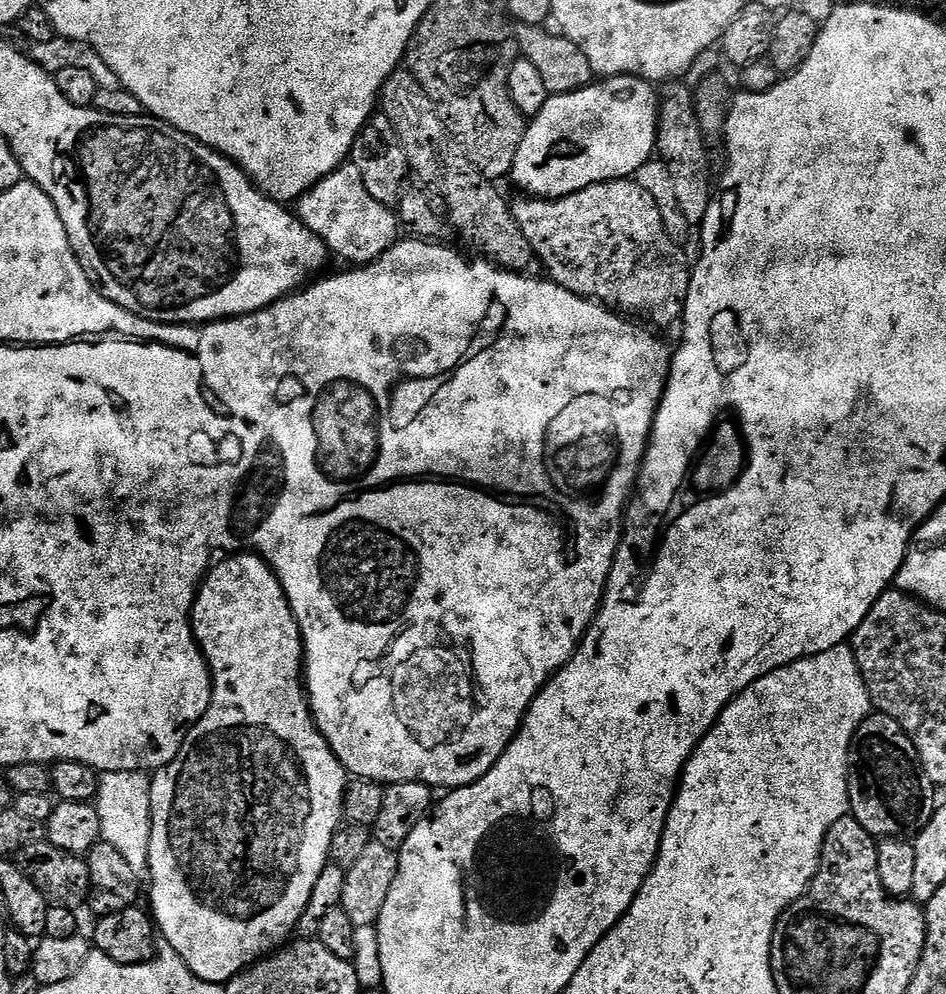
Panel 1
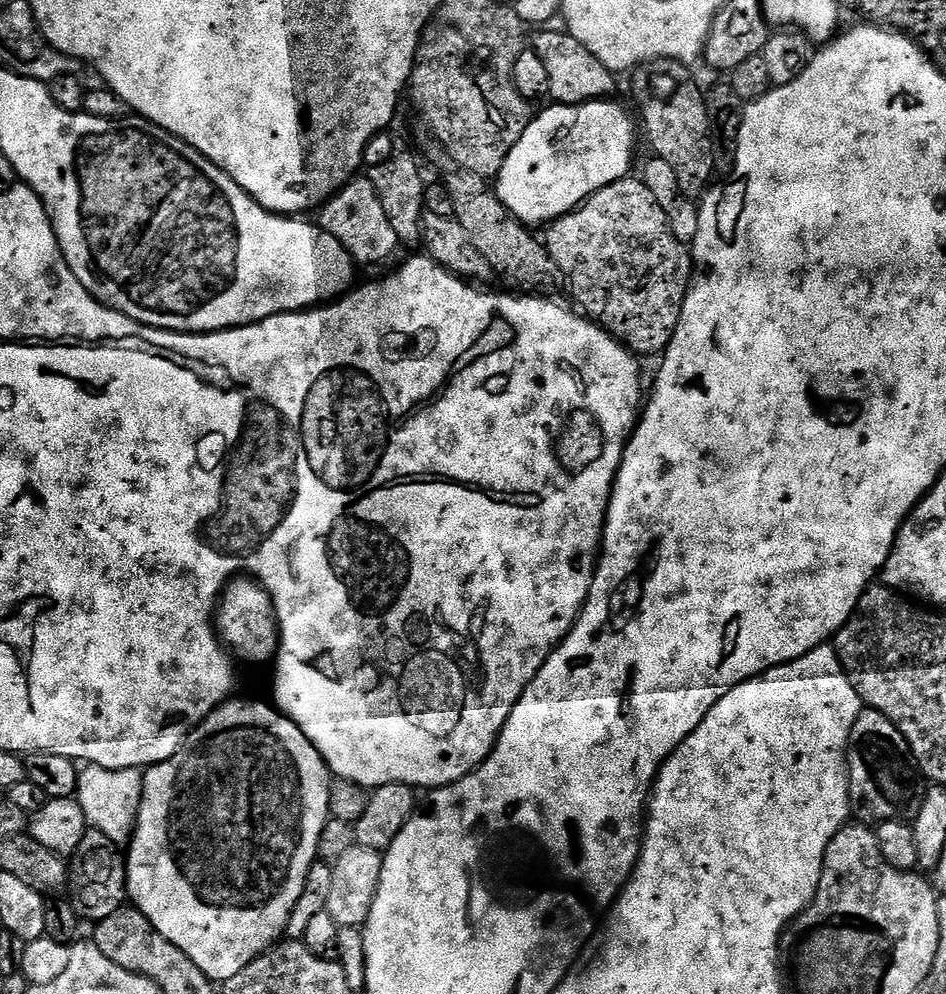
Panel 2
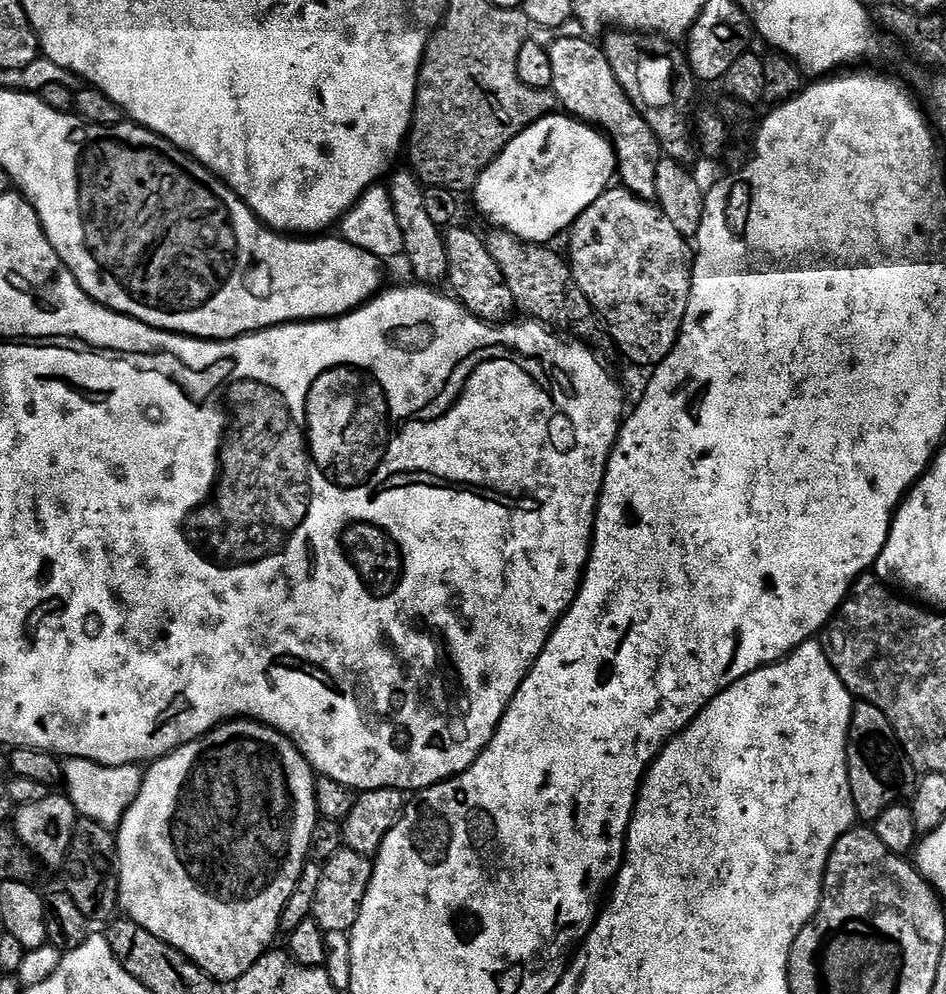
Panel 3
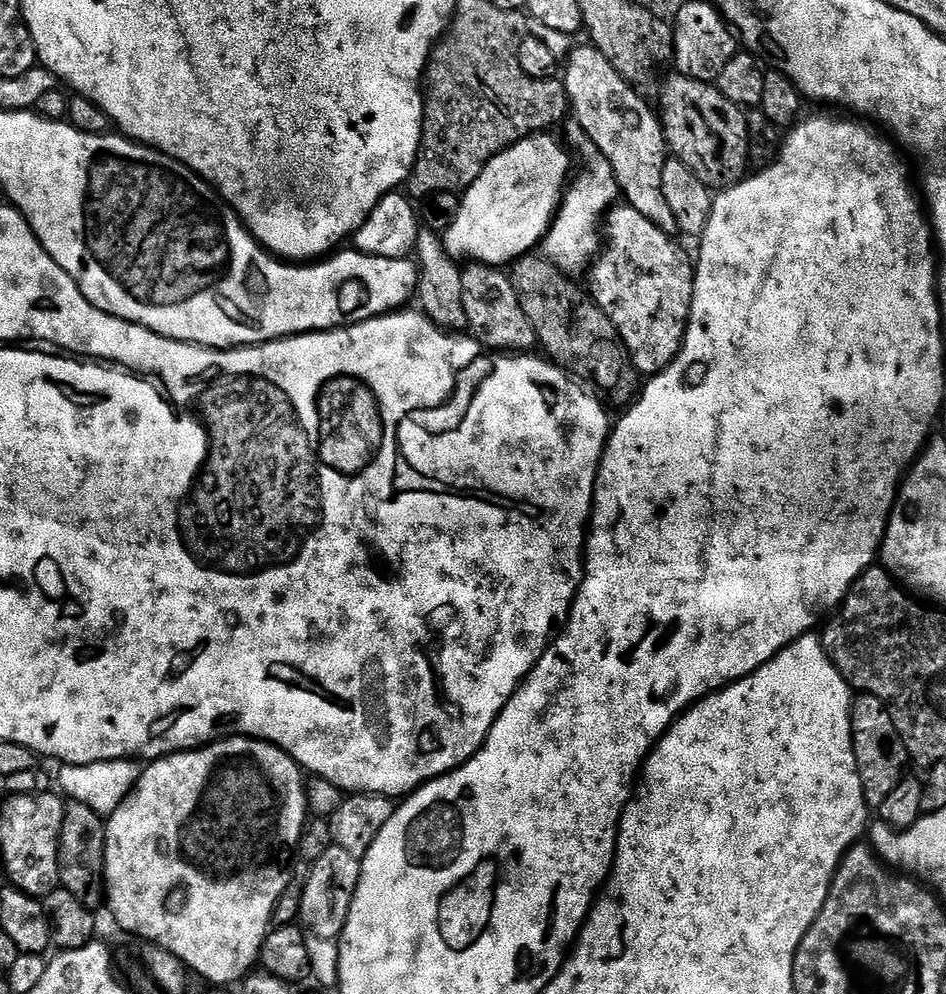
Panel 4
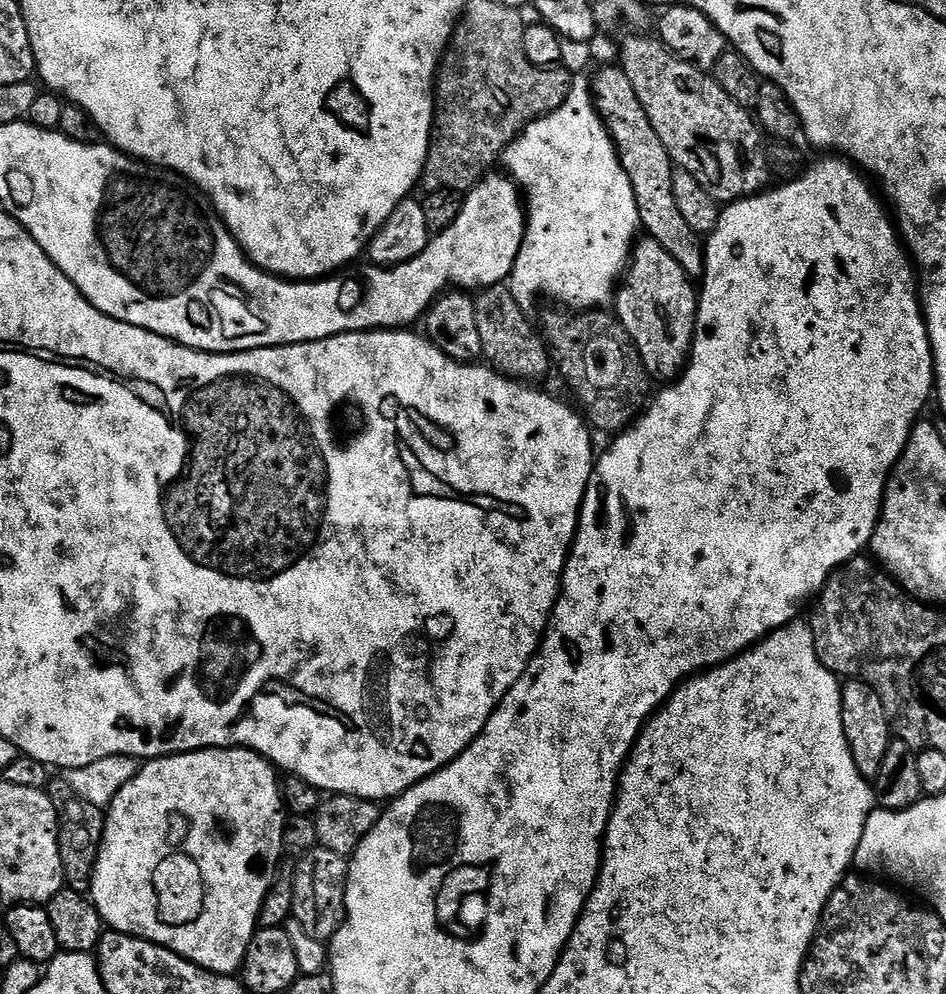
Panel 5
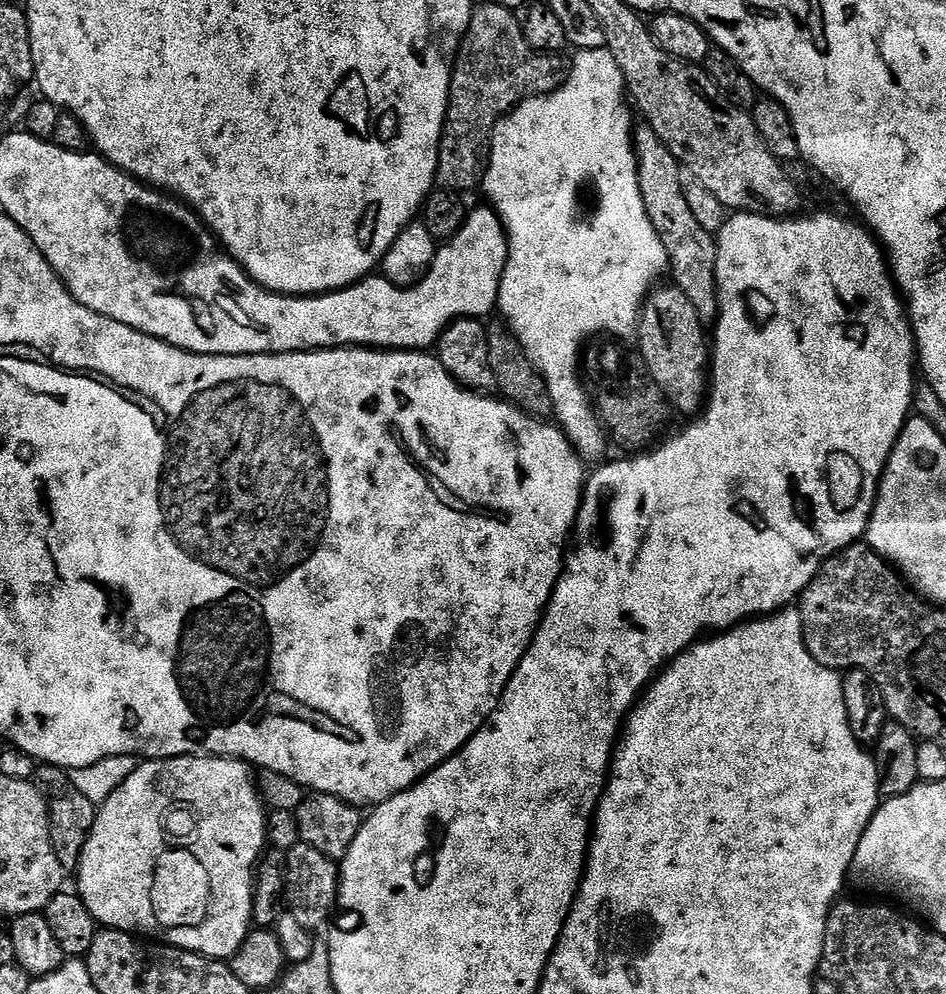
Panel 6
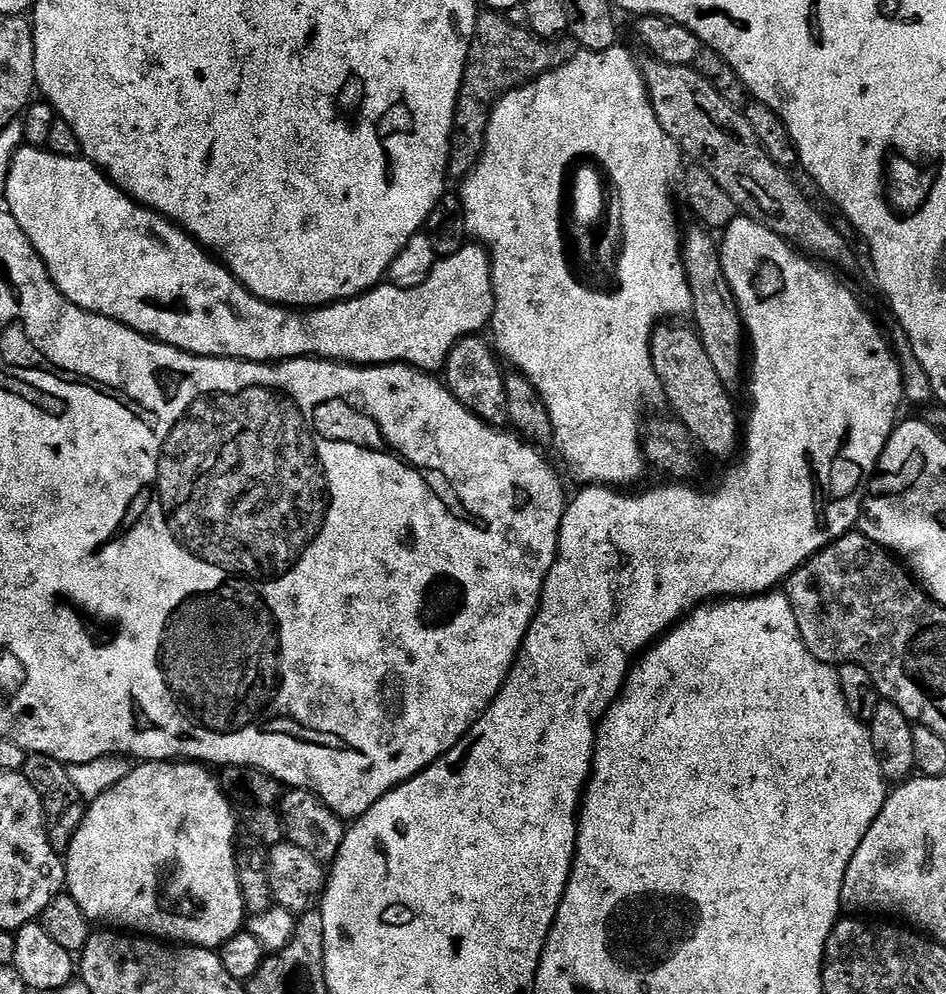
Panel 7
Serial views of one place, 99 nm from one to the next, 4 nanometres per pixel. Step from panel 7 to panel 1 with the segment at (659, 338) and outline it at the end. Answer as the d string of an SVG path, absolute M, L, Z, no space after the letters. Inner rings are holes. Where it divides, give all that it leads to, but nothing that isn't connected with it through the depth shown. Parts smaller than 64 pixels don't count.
M635 179L607 180L601 184L591 184L569 196L520 199L524 200L513 199L511 201L512 213L522 230L522 234L526 234L526 242L530 242L533 257L538 261L538 264L541 264L549 272L545 273L550 277L553 284L570 290L576 296L581 296L587 300L594 300L597 304L603 304L604 307L611 308L613 312L619 312L625 317L639 318L649 325L672 324L676 319L677 323L685 315L688 303L688 287L694 275L693 269L690 267L690 260L688 264L687 254L680 249L683 247L677 241L668 237L668 231L662 222L662 214L658 210L658 202L654 202L654 198L650 198L650 194L646 194L646 190L642 190L642 186L636 183Z

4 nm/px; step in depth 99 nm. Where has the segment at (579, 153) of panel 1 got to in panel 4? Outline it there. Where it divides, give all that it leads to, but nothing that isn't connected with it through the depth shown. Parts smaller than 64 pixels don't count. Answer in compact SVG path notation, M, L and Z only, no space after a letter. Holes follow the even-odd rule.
M537 134L520 140L504 152L500 152L493 160L485 164L482 174L467 192L463 193L458 210L458 218L443 233L444 248L457 262L475 262L477 264L491 264L493 266L508 266L529 255L532 248L543 241L552 220L556 216L556 209L566 191L569 181L568 170L572 160L568 152L552 137L552 134Z

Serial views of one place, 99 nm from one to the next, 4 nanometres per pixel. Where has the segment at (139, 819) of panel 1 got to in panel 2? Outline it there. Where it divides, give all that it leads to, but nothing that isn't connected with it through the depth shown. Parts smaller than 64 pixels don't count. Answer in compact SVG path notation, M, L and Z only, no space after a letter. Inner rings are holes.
M88 766L81 771L74 799L82 806L89 825L95 831L106 834L110 842L124 846L131 841L132 832L136 829L143 793L144 772L141 769L110 770Z

